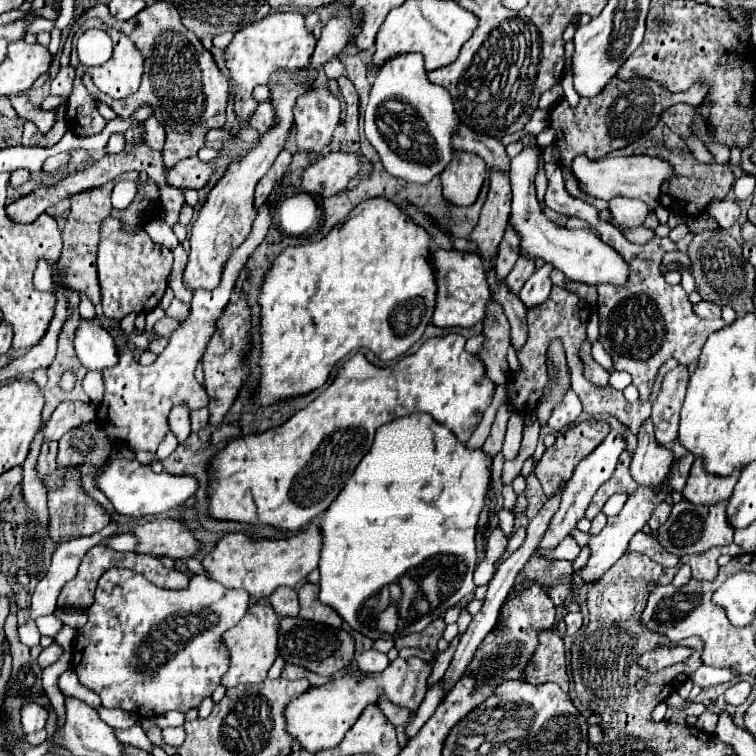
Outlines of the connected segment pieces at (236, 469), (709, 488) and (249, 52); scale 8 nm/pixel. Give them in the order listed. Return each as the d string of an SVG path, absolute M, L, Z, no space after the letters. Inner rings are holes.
M457 333L427 339L417 353L405 355L393 367L375 367L363 353L357 353L343 363L335 381L305 409L285 421L285 425L259 435L247 435L229 441L229 445L213 459L215 475L209 489L209 511L217 519L245 521L253 525L275 525L285 531L299 531L311 519L329 509L329 505L335 501L363 459L365 445L369 451L377 427L403 415L423 411L449 427L461 441L467 441L483 419L485 409L491 405L493 391L495 385L487 377L483 361L477 355L465 351L465 337Z
M697 457L693 467L691 467L687 485L683 489L683 497L697 503L697 505L705 505L705 503L713 505L721 499L729 499L733 489L735 489L735 483L739 479L741 469L735 469L727 477L719 477L719 475L707 473L703 467L705 467L703 457Z
M285 11L285 13L271 13L261 21L255 21L247 29L241 29L235 33L231 45L227 47L225 59L227 67L231 71L231 91L235 93L235 113L241 123L249 121L249 113L253 113L253 107L257 107L257 101L253 101L251 93L255 85L267 85L273 71L279 67L287 69L305 69L309 65L309 57L315 49L317 39L311 31L305 27L305 17L297 11Z

